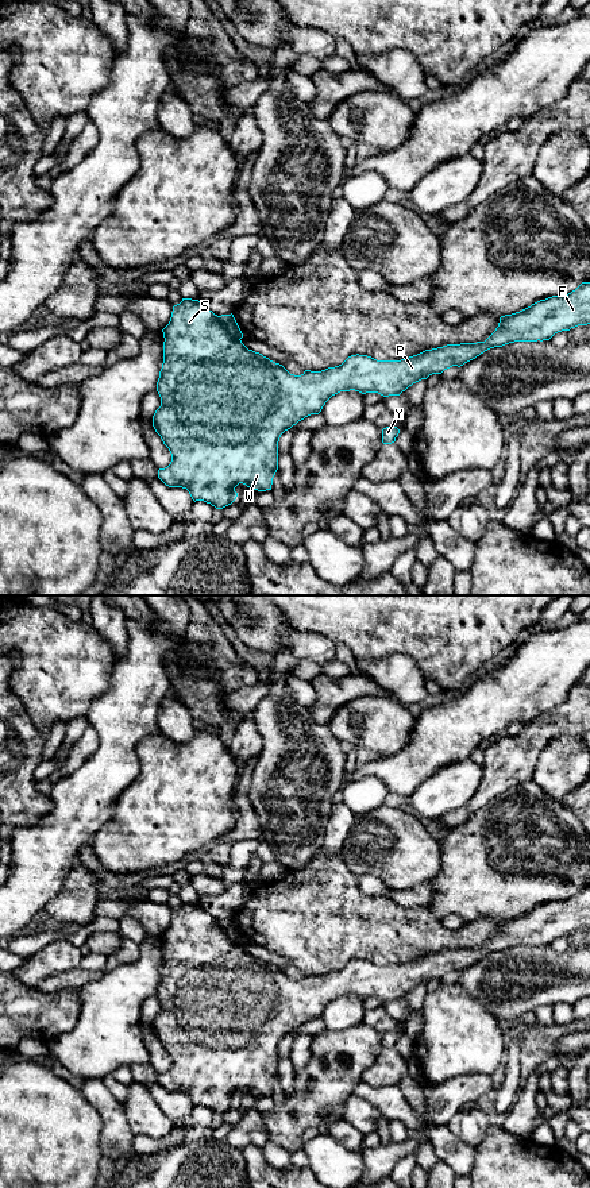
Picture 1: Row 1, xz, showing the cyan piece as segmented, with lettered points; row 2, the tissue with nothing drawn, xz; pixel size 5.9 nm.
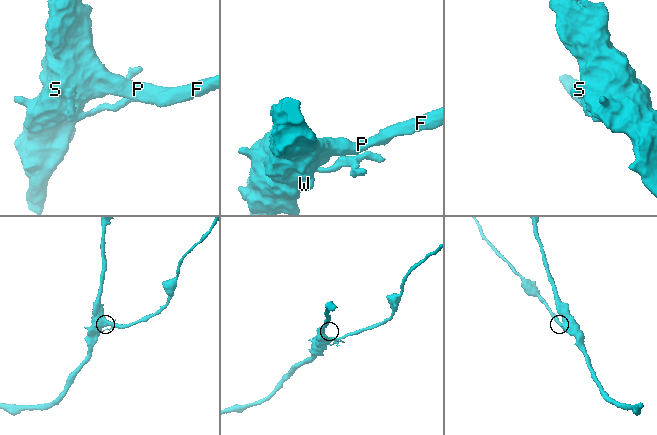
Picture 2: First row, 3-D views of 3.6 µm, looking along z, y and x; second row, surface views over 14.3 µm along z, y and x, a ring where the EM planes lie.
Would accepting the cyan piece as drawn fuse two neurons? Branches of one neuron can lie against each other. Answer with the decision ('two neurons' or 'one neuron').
two neurons

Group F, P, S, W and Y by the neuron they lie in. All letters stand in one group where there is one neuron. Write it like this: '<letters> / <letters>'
F P S W / Y

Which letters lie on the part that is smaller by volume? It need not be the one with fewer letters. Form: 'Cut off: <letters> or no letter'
Cut off: Y

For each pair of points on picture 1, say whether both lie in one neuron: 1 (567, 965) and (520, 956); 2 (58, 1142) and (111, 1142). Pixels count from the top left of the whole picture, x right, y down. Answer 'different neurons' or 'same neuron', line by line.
1: same neuron
2: different neurons

